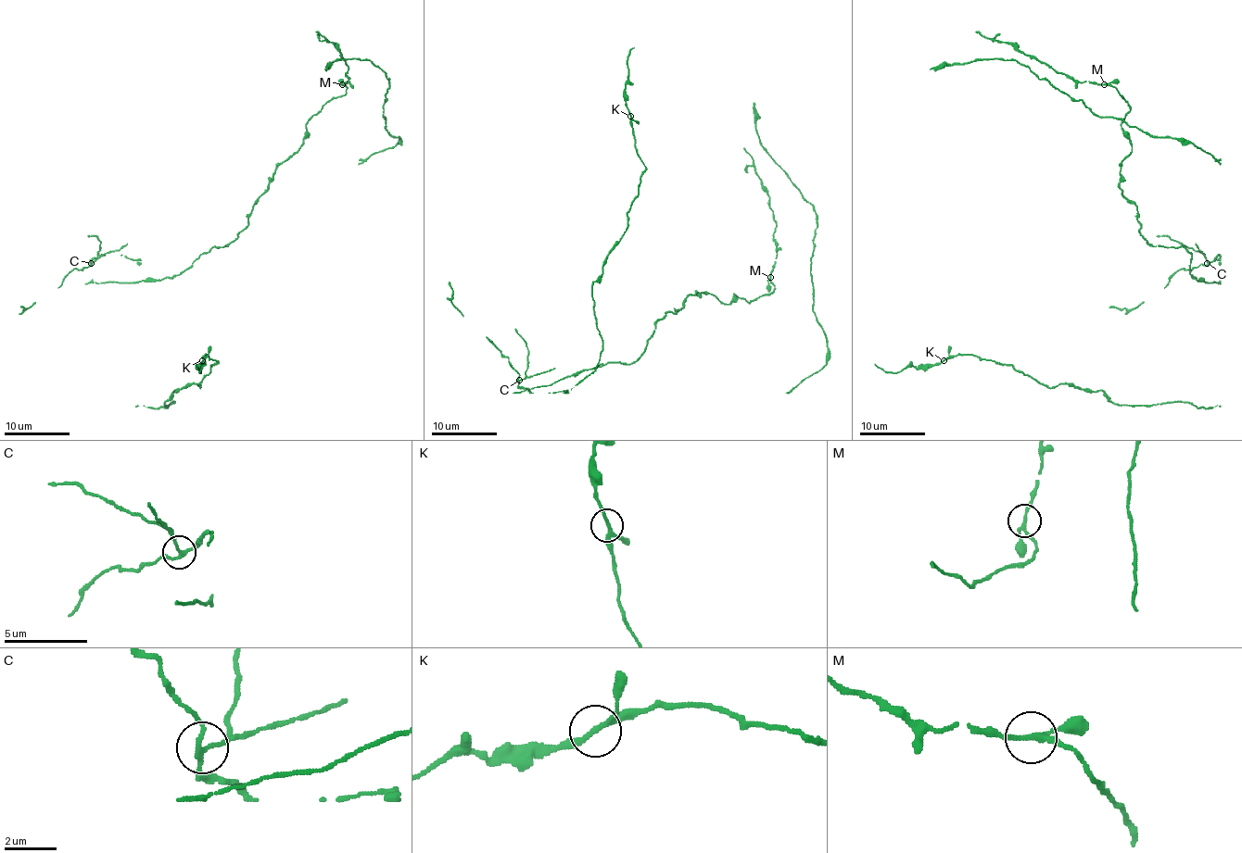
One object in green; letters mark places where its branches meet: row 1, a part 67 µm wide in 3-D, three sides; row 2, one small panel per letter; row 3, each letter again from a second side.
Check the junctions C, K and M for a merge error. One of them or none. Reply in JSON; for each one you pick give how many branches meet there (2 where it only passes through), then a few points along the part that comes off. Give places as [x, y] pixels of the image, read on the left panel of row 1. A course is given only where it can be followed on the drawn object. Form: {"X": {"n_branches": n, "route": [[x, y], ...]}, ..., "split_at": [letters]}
{"C": {"n_branches": 3, "route": [[92, 263], [98, 255], [100, 242], [95, 235], [87, 235]]}, "split_at": ["C"]}

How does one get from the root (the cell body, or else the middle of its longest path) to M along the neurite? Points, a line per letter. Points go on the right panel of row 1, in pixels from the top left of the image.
M: (1125, 196), (1119, 187), (1121, 162), (1132, 146), (1121, 123), (1129, 104), (1114, 87), (1104, 84)

